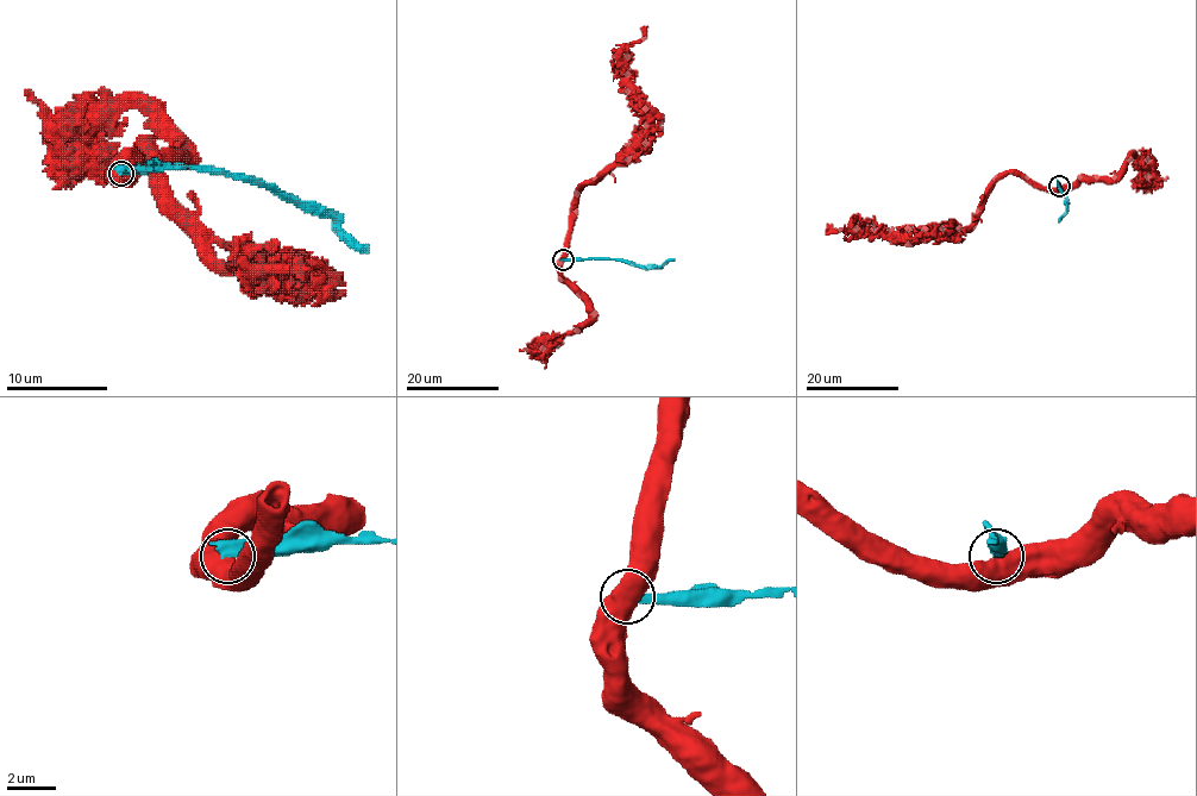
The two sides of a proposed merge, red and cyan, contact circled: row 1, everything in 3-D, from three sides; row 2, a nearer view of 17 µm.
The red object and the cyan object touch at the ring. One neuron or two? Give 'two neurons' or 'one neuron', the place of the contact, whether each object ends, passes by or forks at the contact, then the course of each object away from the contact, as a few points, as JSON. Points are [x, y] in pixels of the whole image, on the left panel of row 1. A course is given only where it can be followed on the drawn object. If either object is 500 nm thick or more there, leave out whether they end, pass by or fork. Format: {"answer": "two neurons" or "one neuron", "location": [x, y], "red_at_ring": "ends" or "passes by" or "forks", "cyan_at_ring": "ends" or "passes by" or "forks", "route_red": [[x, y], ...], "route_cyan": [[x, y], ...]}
{"answer": "two neurons", "location": [121, 173], "route_red": [[121, 174], [137, 165], [139, 145], [170, 212], [218, 259], [302, 275], [287, 288], [261, 275], [309, 268]], "route_cyan": [[121, 174], [213, 165], [251, 176], [314, 201], [368, 252]]}

